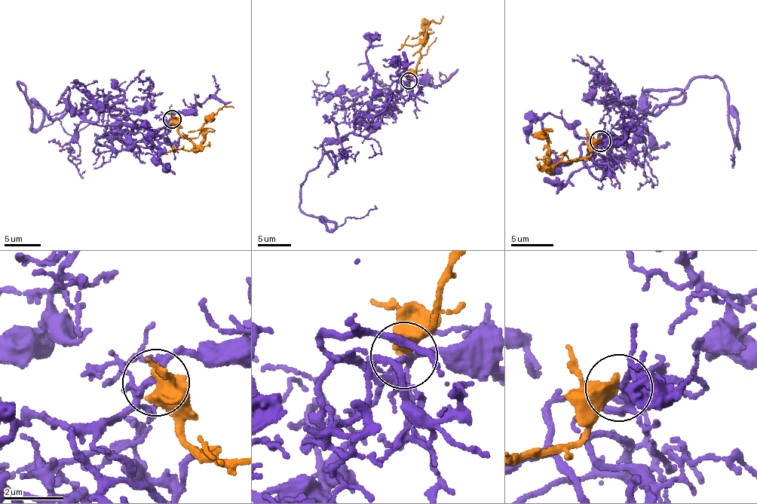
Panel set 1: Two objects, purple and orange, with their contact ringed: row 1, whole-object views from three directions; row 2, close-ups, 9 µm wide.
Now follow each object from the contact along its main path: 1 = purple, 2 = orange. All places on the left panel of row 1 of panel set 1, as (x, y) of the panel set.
1: (172, 118), (153, 143), (125, 142), (66, 88), (55, 119), (18, 82), (44, 126), (74, 136), (93, 122)
2: (172, 118), (179, 134), (197, 145), (203, 138), (205, 120), (223, 106), (232, 108)

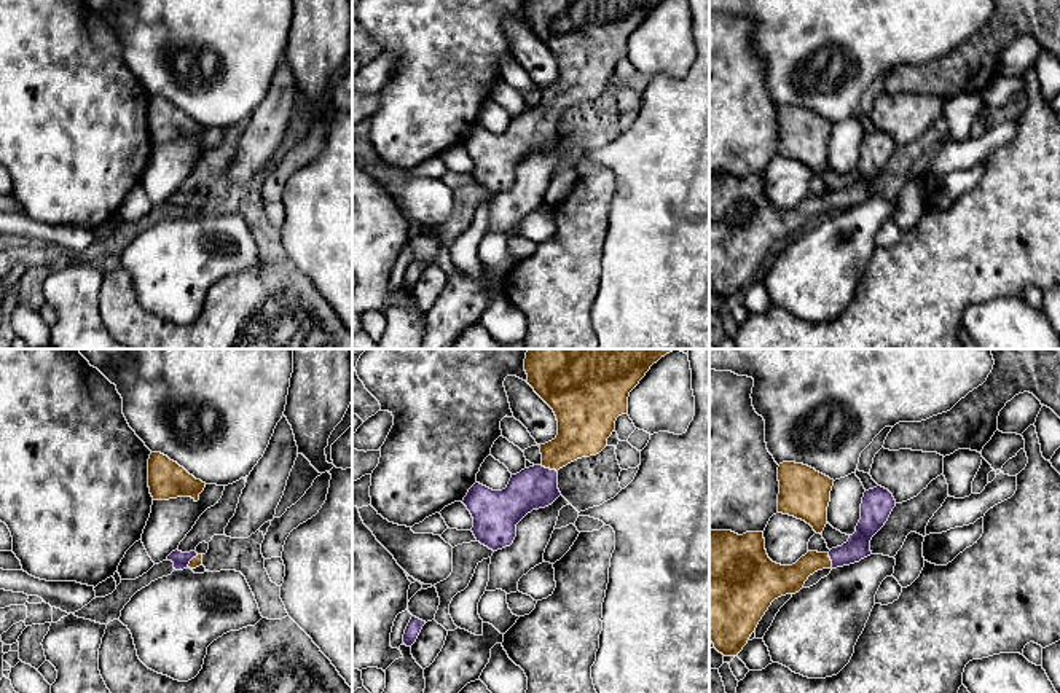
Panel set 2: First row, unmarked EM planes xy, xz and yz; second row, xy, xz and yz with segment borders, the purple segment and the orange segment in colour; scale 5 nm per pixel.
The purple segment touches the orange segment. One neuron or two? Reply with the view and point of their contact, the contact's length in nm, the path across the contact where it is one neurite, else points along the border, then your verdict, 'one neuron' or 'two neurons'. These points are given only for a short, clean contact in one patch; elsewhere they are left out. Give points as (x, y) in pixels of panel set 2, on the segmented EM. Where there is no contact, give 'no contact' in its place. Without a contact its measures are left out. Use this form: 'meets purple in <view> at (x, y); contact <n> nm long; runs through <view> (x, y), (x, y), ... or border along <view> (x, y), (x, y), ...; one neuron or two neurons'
meets purple in xz at (549, 469); contact 90 nm long; runs through xz (533, 488), (549, 469), (582, 432); one neuron

